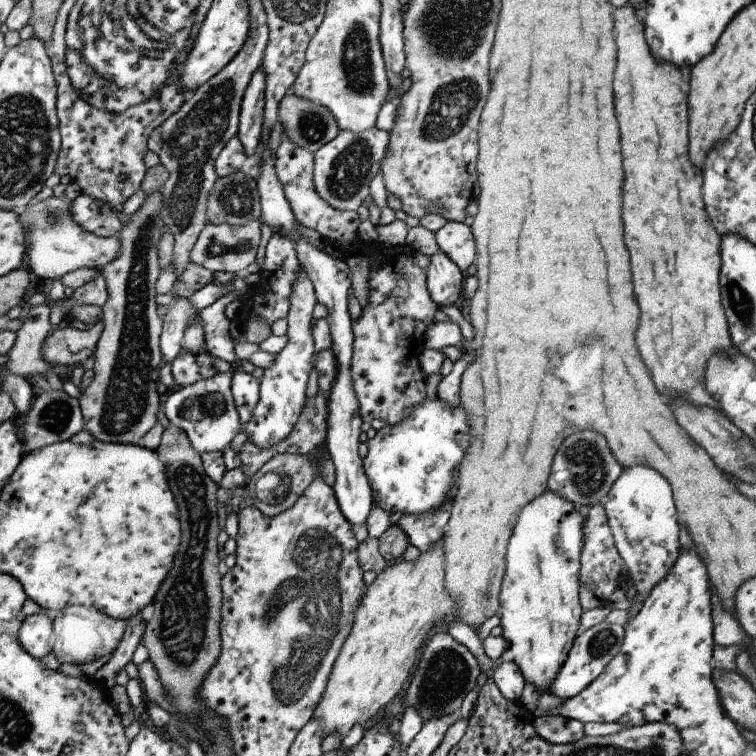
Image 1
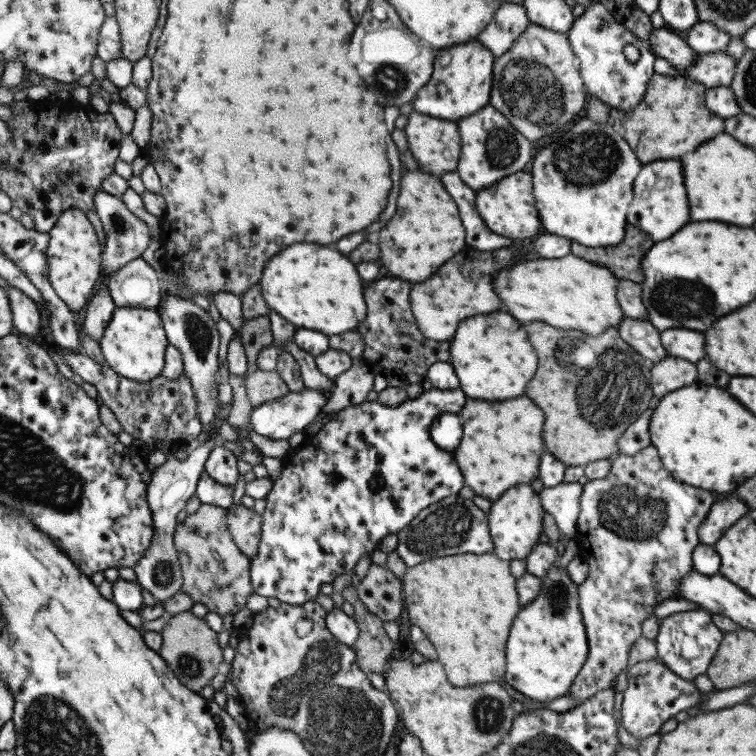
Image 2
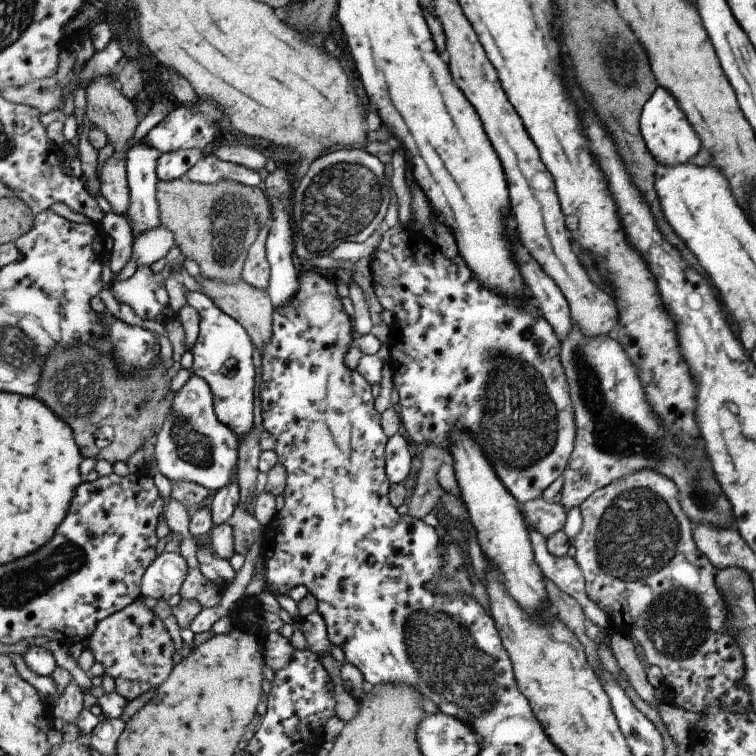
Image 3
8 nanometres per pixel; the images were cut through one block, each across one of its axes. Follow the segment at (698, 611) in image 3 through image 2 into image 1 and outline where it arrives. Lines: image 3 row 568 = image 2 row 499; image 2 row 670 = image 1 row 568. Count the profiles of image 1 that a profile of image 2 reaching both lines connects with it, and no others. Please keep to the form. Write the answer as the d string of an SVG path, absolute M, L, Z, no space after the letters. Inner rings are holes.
M593 504L589 514L583 520L583 546L581 546L581 558L579 558L579 602L583 612L591 608L603 608L609 606L609 594L617 588L619 570L625 568L611 534L611 528L607 524L607 514L601 504Z

